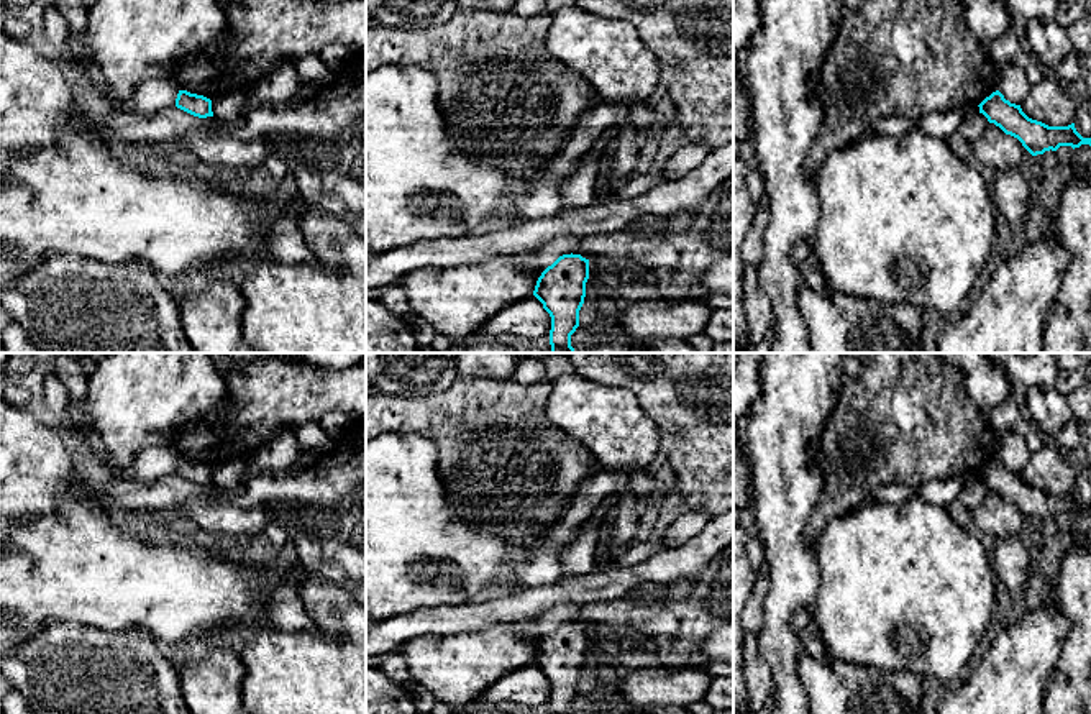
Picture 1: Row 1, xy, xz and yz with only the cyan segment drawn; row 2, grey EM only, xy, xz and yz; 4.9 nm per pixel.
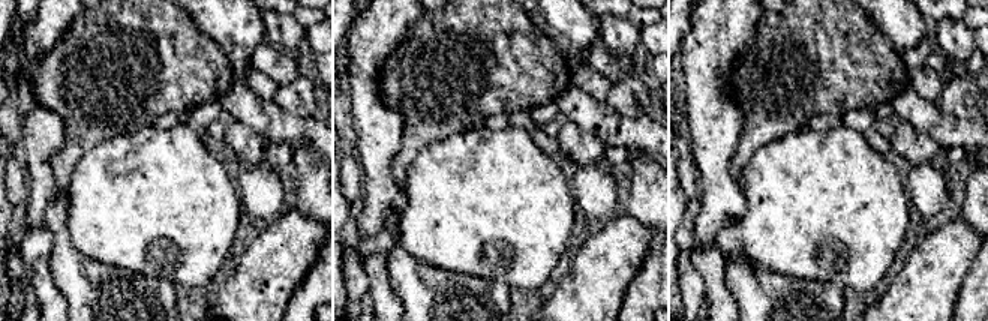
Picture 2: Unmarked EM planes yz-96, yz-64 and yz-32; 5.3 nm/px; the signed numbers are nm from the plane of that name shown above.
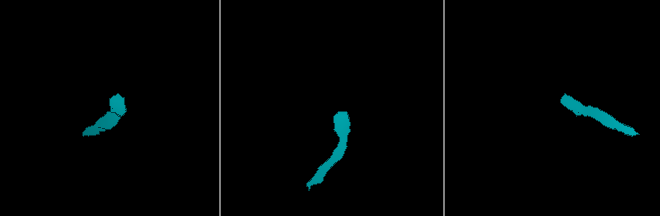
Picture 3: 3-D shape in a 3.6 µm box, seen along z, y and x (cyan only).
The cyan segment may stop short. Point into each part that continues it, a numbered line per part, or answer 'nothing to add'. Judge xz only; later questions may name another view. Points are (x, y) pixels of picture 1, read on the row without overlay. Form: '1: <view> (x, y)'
nothing to add

